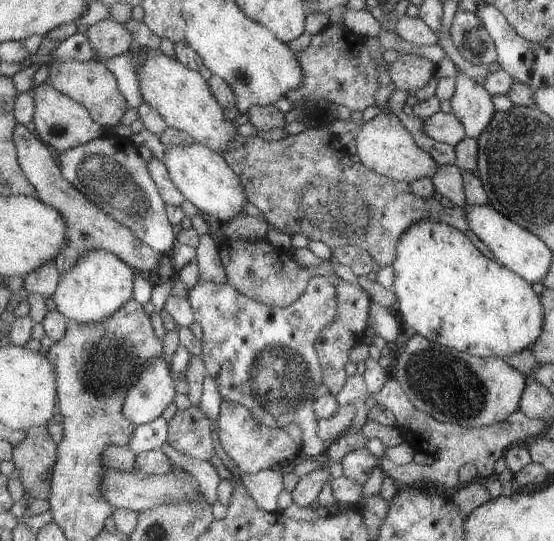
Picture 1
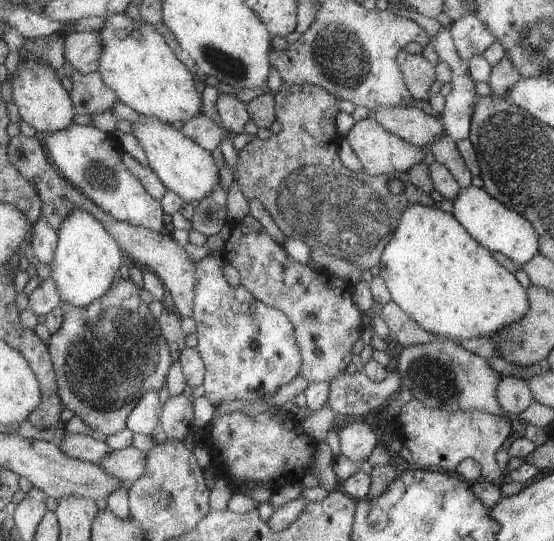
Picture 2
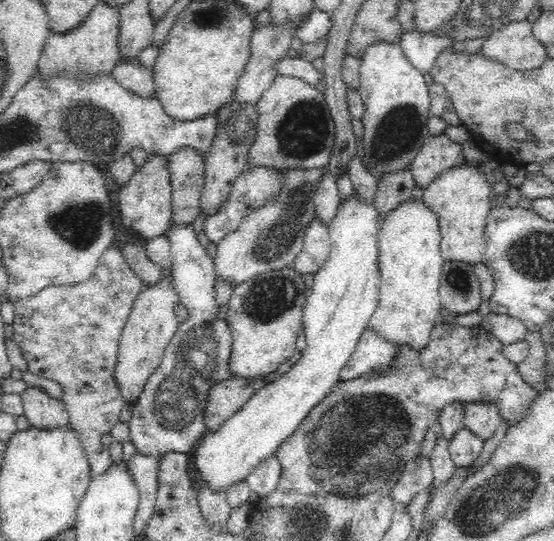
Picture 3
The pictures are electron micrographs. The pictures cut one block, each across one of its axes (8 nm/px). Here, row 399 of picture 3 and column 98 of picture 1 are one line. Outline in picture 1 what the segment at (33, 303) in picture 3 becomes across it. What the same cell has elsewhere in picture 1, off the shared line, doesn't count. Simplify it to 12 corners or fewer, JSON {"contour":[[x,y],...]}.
{"contour":[[53,62],[43,83],[113,126],[128,109],[100,62]]}

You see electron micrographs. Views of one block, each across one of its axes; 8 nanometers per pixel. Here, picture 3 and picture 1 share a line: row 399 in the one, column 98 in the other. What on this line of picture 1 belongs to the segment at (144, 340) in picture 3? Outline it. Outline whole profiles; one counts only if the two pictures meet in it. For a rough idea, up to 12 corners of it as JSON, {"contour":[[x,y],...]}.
{"contour":[[49,84],[31,88],[37,136],[56,154],[106,133]]}

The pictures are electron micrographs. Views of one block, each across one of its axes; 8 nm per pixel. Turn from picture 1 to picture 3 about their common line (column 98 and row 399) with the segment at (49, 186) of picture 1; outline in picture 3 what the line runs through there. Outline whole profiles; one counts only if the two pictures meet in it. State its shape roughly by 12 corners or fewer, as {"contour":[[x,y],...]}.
{"contour":[[232,376],[215,384],[205,402],[205,425],[215,431],[266,386]]}

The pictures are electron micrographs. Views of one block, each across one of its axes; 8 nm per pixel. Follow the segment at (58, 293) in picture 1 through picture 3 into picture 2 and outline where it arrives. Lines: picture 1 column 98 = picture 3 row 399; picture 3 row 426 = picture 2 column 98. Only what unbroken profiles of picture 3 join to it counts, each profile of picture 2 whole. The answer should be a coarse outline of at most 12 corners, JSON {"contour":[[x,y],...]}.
{"contour":[[71,209],[50,277],[63,303],[85,306],[119,278],[125,256],[103,224]]}

